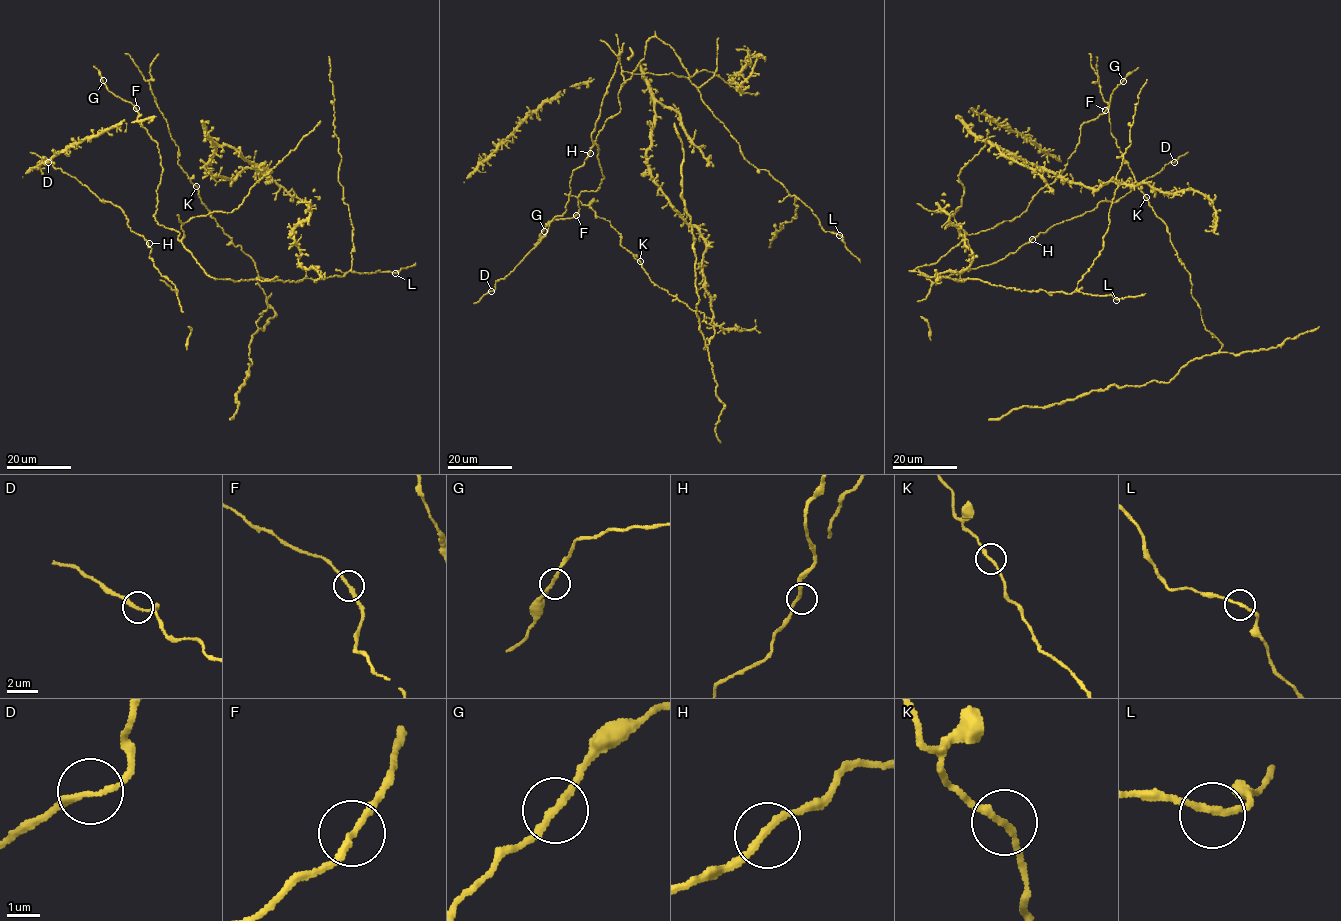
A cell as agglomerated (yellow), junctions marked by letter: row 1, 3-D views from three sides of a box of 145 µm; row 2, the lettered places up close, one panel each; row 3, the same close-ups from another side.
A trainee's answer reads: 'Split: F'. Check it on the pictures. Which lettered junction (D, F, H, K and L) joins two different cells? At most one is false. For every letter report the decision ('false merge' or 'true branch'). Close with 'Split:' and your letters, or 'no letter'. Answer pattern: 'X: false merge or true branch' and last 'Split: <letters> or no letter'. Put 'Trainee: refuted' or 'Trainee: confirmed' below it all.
D: true branch
F: true branch
H: true branch
K: true branch
L: true branch
Split: no letter
Trainee: refuted

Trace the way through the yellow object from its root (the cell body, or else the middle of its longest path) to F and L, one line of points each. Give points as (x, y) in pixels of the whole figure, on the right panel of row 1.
F: (1044, 186), (1051, 184), (1065, 167), (1080, 142), (1080, 127), (1105, 110)
L: (1044, 186), (1018, 217), (965, 234), (937, 262), (914, 271), (1021, 290), (1076, 290), (1116, 299)

